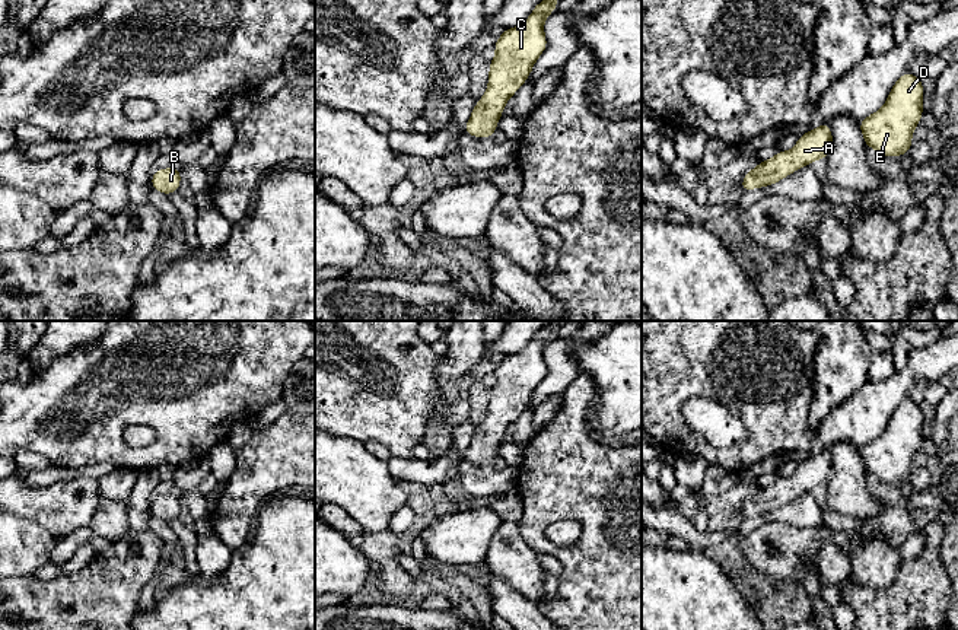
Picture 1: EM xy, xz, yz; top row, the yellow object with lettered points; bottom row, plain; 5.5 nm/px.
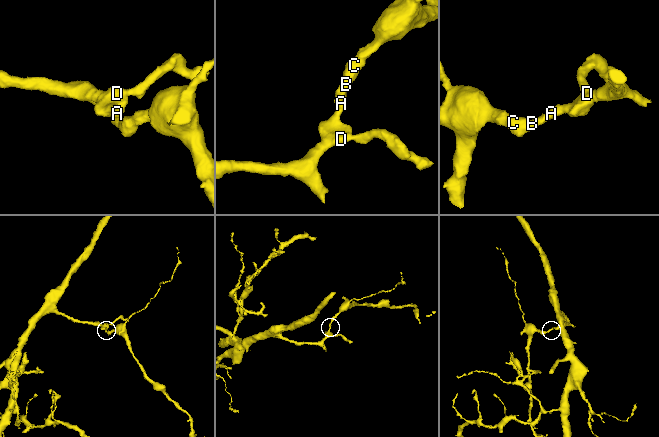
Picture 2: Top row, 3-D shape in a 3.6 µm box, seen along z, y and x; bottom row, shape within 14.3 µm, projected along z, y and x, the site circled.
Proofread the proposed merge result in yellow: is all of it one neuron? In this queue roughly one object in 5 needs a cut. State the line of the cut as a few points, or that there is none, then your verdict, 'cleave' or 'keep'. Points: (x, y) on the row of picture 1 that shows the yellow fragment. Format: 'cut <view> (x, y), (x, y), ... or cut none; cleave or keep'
cut none; keep

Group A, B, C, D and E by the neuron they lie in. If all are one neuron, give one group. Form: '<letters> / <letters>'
A B C D E

